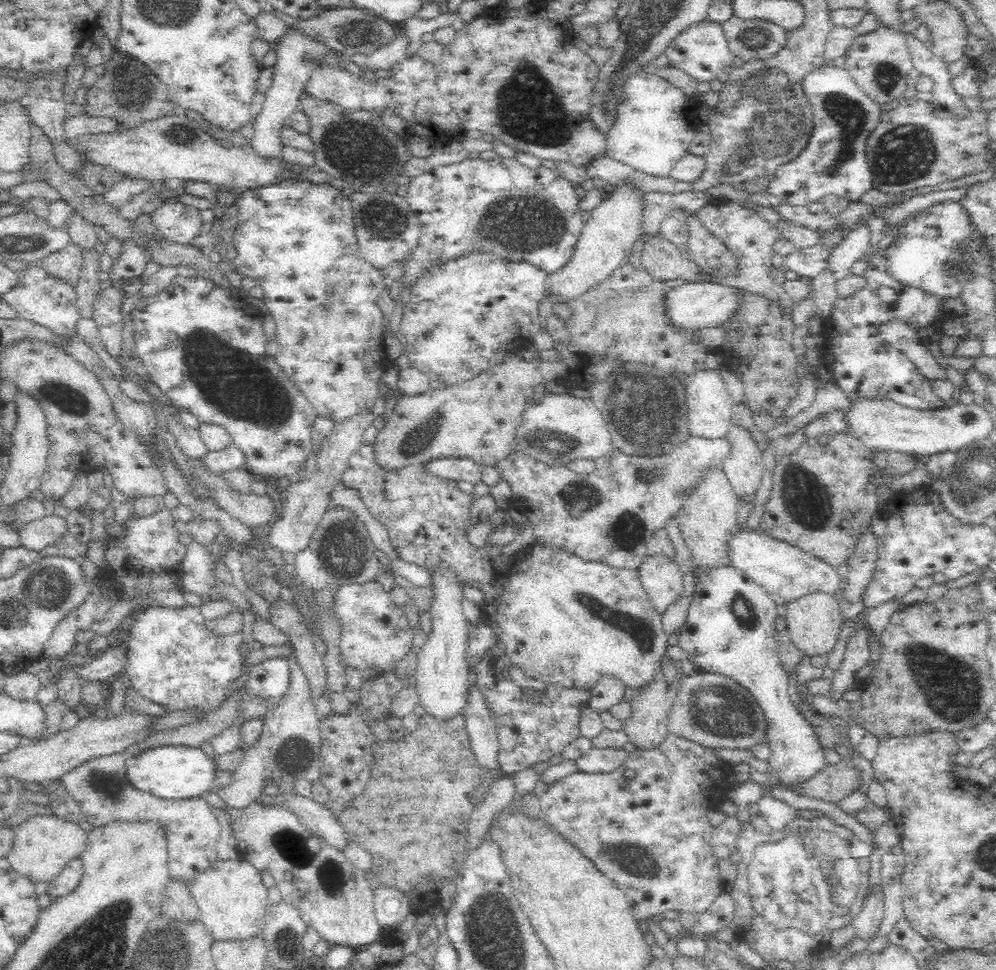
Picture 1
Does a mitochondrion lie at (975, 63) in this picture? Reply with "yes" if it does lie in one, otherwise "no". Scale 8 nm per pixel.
no

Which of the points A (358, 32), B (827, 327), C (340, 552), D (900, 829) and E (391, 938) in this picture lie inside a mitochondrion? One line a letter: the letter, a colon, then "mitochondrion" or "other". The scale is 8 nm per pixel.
A: mitochondrion
B: other
C: mitochondrion
D: other
E: other

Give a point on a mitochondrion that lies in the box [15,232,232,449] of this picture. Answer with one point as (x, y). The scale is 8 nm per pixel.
(68, 399)

